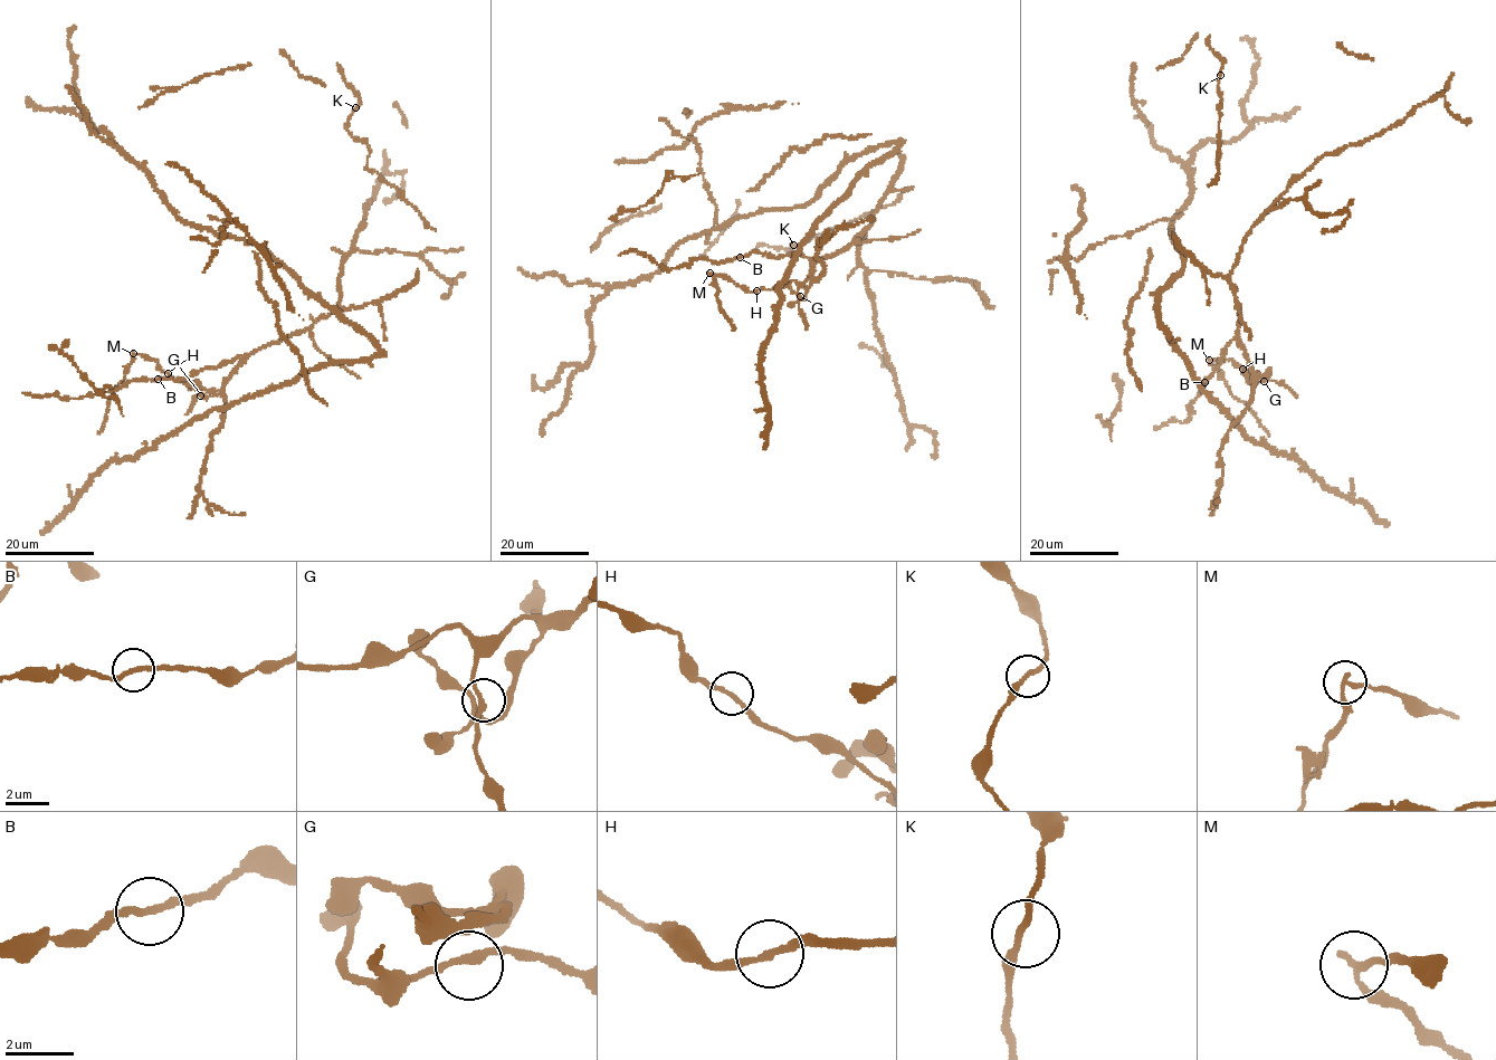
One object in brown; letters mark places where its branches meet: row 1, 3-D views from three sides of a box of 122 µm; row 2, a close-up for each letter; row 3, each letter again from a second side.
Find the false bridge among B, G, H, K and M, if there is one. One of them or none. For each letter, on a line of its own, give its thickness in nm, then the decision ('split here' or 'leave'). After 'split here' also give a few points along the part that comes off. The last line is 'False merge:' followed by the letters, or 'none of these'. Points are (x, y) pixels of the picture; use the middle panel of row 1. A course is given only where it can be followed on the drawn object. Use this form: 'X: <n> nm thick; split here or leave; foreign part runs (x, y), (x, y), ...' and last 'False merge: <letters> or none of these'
B: 200 nm thick; leave
G: 200 nm thick; leave
H: 190 nm thick; leave
K: 200 nm thick; leave
M: 200 nm thick; split here; foreign part runs (710, 273), (718, 292), (716, 297), (718, 306), (733, 331)
False merge: M

